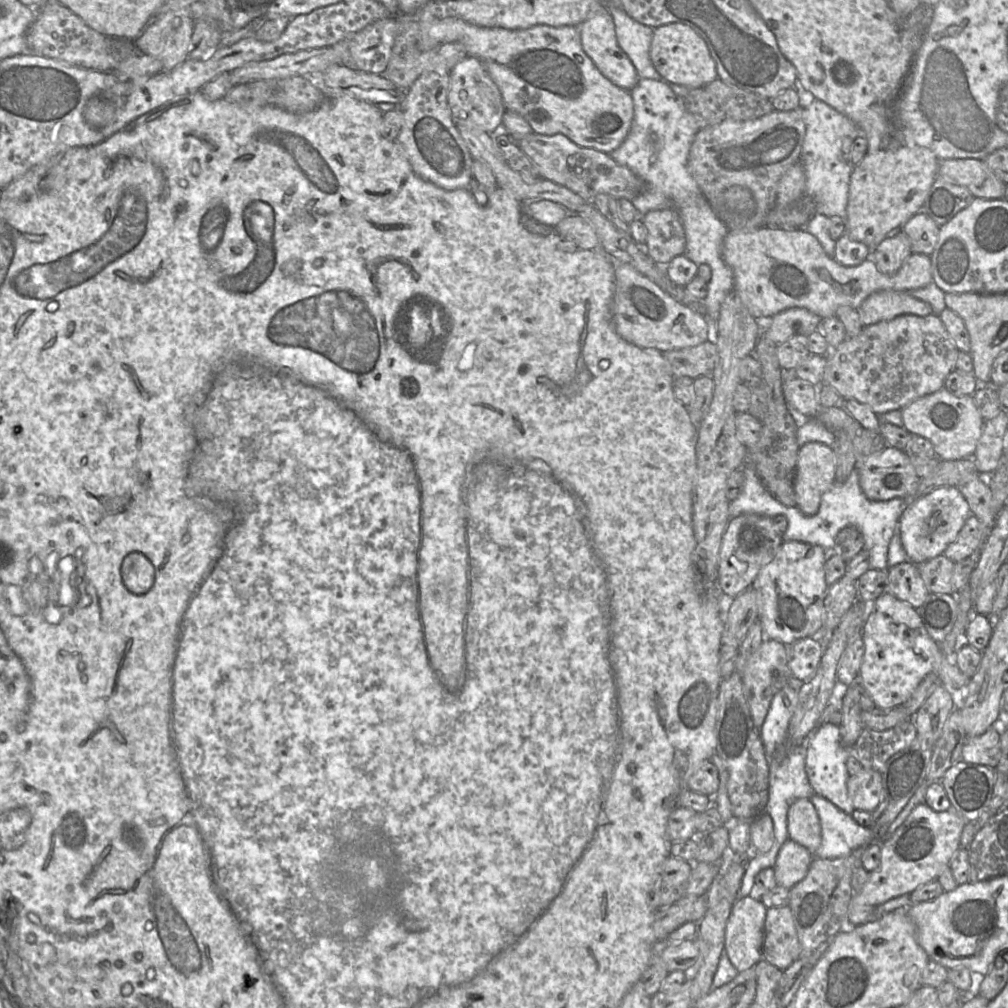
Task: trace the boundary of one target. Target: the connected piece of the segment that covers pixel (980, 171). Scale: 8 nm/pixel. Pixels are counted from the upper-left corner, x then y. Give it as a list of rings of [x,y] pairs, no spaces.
[[[957,158],[939,160],[938,175],[965,186],[975,198],[1002,199],[1007,184],[999,179],[984,160]]]

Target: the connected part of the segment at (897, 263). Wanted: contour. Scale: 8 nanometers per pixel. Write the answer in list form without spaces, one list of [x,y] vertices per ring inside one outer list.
[[[901,229],[884,238],[874,252],[874,263],[885,275],[894,275],[912,254],[911,243]]]

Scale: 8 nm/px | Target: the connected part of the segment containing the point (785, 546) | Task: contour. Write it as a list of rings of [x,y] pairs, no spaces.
[[[783,541],[774,558],[761,568],[751,587],[758,595],[759,621],[767,638],[783,644],[814,636],[825,620],[824,598],[828,585],[824,564],[830,551],[819,545]]]

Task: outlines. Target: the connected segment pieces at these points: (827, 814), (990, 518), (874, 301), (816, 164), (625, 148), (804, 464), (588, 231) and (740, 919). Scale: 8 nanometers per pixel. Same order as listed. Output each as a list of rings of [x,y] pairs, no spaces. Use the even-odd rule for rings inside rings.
[[[814,793],[810,798],[821,824],[821,845],[814,858],[835,859],[850,855],[854,850],[880,843],[872,827],[859,825],[825,797]]]
[[[980,477],[959,485],[973,515],[986,527],[993,528],[997,517],[991,490]]]
[[[879,290],[862,302],[858,313],[864,327],[902,314],[927,316],[933,310],[929,303],[913,297],[907,291]]]
[[[812,99],[811,104],[811,111],[808,111],[808,116],[804,112],[806,133],[799,161],[802,164],[805,172],[805,196],[810,197],[814,201],[816,206],[816,214],[807,222],[805,225],[805,230],[817,238],[827,255],[834,258],[836,241],[833,240],[829,234],[829,228],[831,226],[830,217],[841,217],[846,226],[849,183],[853,170],[852,164],[845,163],[841,159],[841,142],[845,137],[849,137],[854,140],[860,136],[864,136],[864,134],[853,121],[828,104],[817,99]]]
[[[640,78],[630,93],[634,107],[630,131],[622,144],[609,155],[616,163],[629,168],[644,183],[642,192],[631,200],[640,213],[640,219],[642,215],[652,210],[673,208],[679,213],[686,234],[686,248],[683,255],[696,265],[706,264],[711,269],[712,275],[708,282],[708,293],[701,302],[703,302],[703,317],[707,325],[715,328],[720,315],[721,305],[728,293],[733,290],[734,274],[723,259],[723,245],[724,239],[728,235],[728,229],[713,212],[687,166],[691,144],[695,135],[701,129],[699,121],[686,110],[683,98],[677,97],[669,84],[664,80],[657,81]]]
[[[808,442],[798,450],[793,489],[796,507],[805,515],[817,513],[821,496],[835,483],[836,457],[831,447]]]
[[[568,214],[555,229],[562,240],[574,243],[580,250],[599,248],[599,239],[593,227],[577,214]]]
[[[750,895],[738,898],[726,922],[724,950],[738,972],[763,959],[764,924],[768,908]]]

